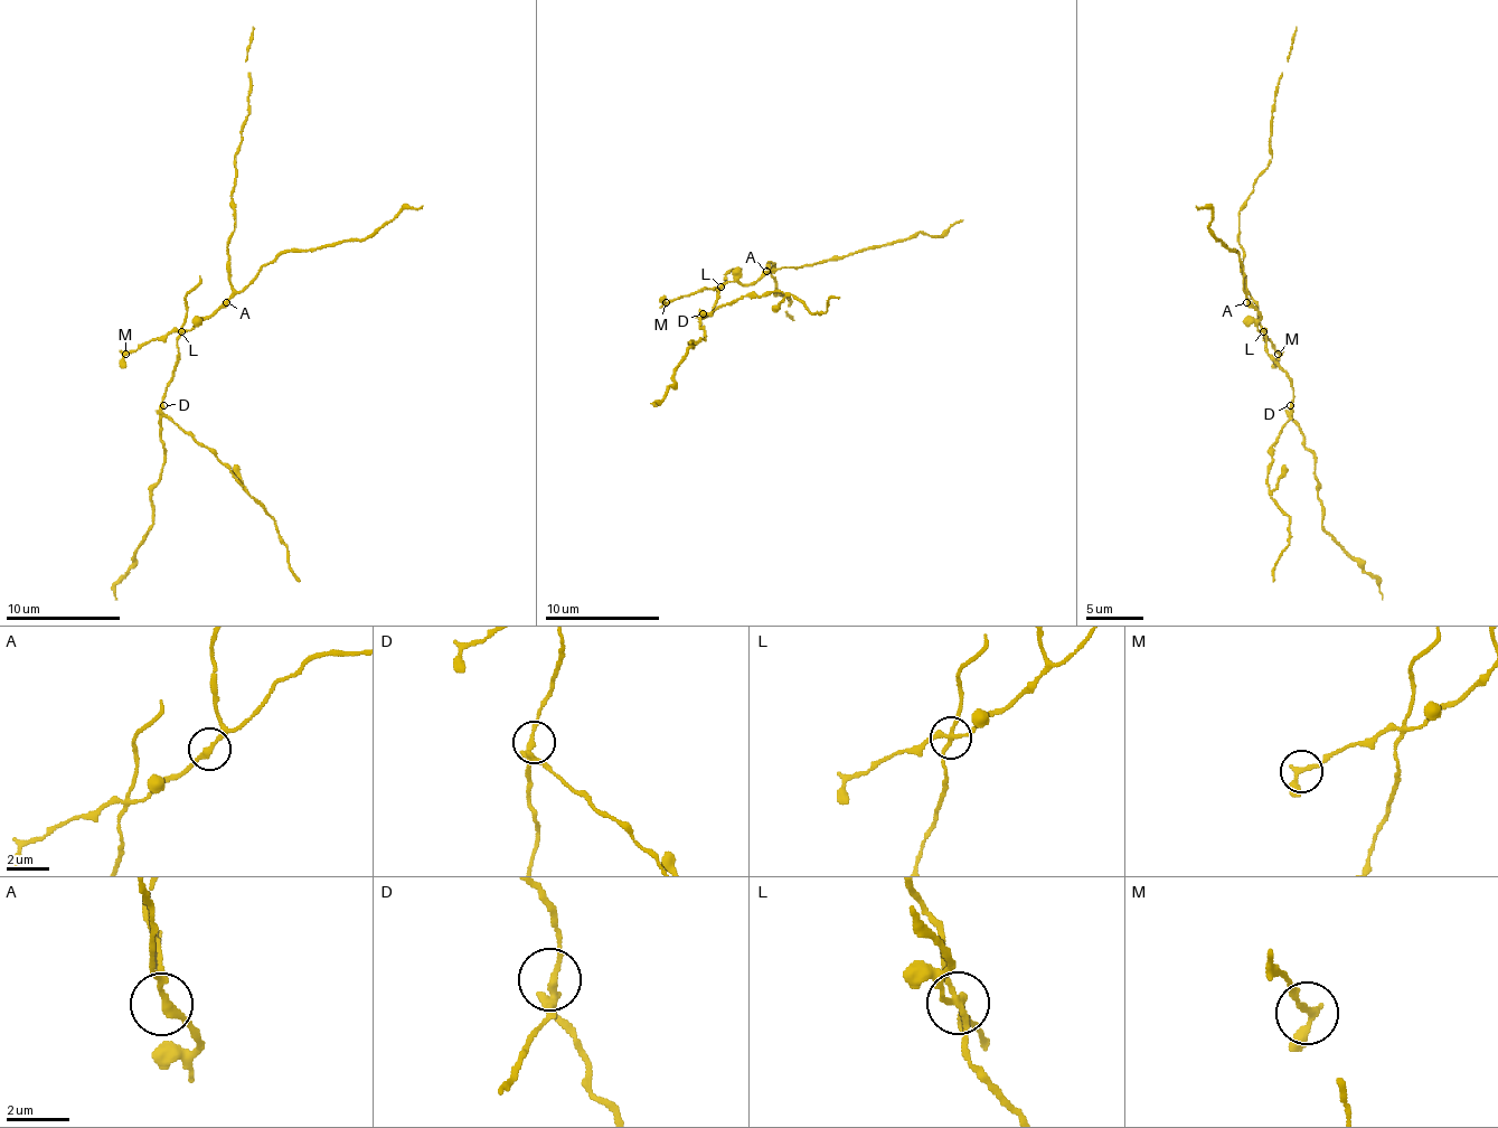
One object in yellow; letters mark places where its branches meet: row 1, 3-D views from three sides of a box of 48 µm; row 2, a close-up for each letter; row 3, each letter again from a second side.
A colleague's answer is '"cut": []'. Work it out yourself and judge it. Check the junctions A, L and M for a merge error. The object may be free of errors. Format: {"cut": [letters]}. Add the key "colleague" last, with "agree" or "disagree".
{"cut": ["L"], "colleague": "disagree"}

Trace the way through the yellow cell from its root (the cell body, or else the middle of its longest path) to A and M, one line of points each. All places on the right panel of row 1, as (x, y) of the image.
A: (1258, 325), (1261, 317), (1246, 302)
M: (1258, 325), (1258, 331), (1264, 331), (1278, 354)

